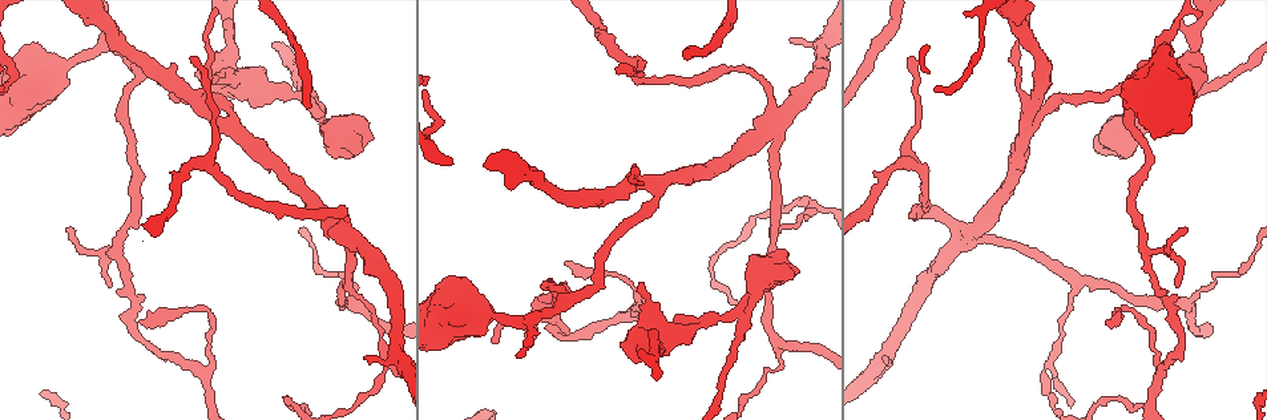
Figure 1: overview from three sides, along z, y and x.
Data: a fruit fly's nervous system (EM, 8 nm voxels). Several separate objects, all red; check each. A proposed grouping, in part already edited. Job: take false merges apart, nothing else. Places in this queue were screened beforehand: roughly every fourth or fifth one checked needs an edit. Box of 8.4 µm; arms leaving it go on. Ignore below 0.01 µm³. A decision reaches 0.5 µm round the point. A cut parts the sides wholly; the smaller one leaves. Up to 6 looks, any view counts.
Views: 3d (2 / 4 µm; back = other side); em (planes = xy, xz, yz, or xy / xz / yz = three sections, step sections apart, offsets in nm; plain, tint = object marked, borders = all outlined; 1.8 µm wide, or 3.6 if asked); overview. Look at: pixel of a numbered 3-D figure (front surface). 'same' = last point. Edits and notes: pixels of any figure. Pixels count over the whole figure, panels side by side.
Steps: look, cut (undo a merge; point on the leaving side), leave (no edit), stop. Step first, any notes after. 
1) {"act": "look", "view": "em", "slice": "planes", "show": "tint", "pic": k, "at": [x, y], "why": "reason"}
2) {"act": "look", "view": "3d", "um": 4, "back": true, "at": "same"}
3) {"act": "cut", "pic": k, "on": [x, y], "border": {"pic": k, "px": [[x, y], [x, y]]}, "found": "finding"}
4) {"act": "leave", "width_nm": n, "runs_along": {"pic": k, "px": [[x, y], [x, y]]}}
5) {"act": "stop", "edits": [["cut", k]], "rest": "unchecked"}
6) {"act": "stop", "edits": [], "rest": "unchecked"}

{"act": "look", "view": "3d", "um": 4, "pic": 1, "at": [774, 337], "why": "arms part here"}

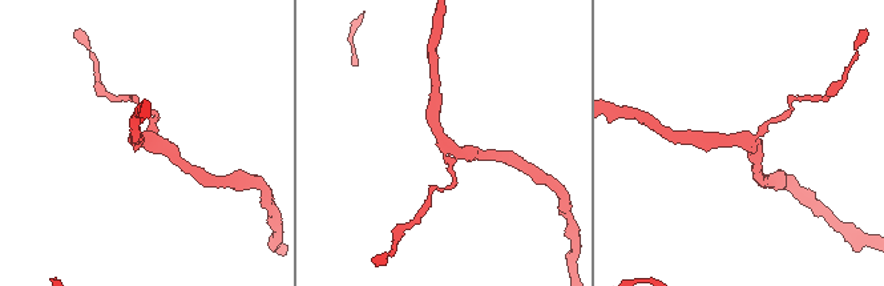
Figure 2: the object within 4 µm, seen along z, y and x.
{"act": "look", "view": "em", "slice": "planes", "show": "tint", "pic": 2, "at": [746, 141], "arms": 3, "why": "now the EM"}

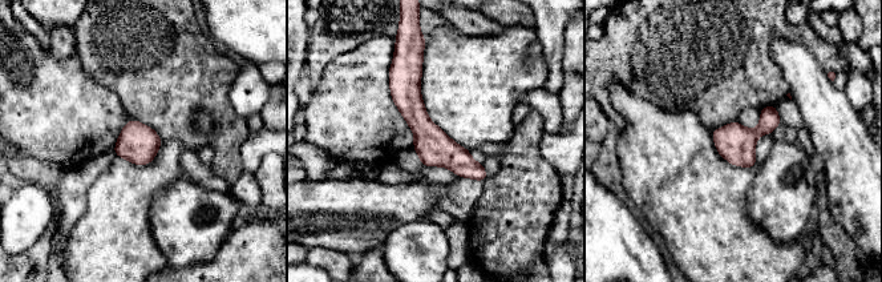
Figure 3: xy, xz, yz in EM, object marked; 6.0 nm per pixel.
{"act": "leave", "width_nm": 220, "runs_along": {"pic": 3, "px": [[416, 67], [419, 123], [482, 177]]}, "found": "all the same neuron"}

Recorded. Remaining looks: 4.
{"act": "look", "view": "3d", "um": 4, "pic": 1, "at": [241, 80], "why": "abrupt turn"}

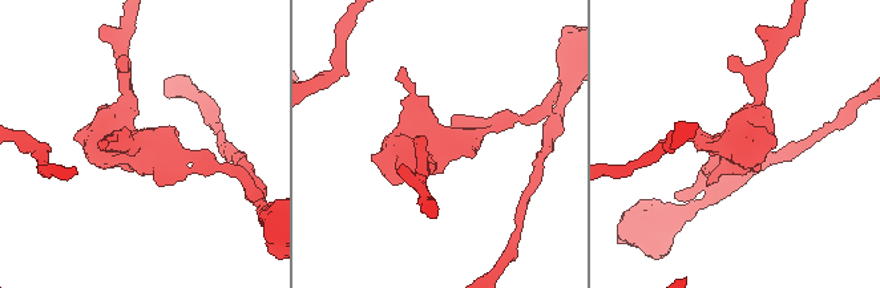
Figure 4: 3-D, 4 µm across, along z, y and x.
{"act": "look", "view": "em", "slice": "xz", "step": 8, "show": "tint", "pic": 4, "at": [145, 144]}

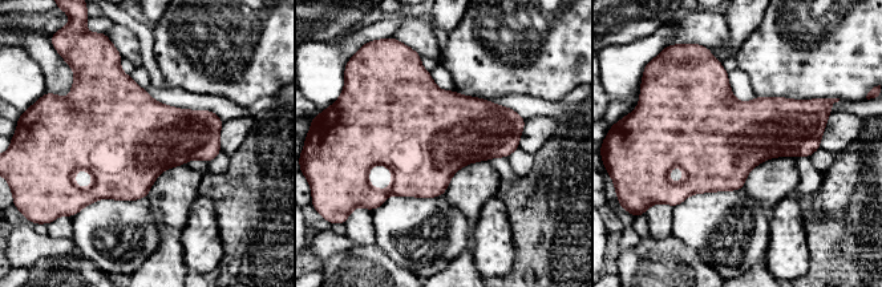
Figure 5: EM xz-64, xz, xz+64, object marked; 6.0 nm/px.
{"act": "leave", "found": "one neuron here"}

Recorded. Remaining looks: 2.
{"act": "look", "view": "em", "slice": "planes", "show": "tint", "pic": 1, "at": [345, 235], "why": "sharp bend"}

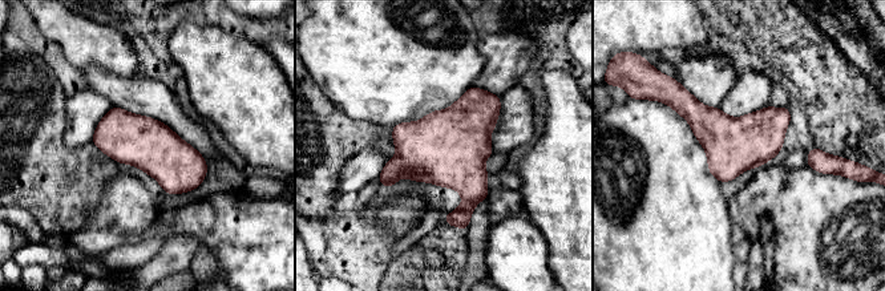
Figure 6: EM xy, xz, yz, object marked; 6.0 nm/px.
{"act": "leave", "found": "all the same neuron"}

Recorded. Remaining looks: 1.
{"act": "stop", "edits": [], "rest": "unchecked"}

